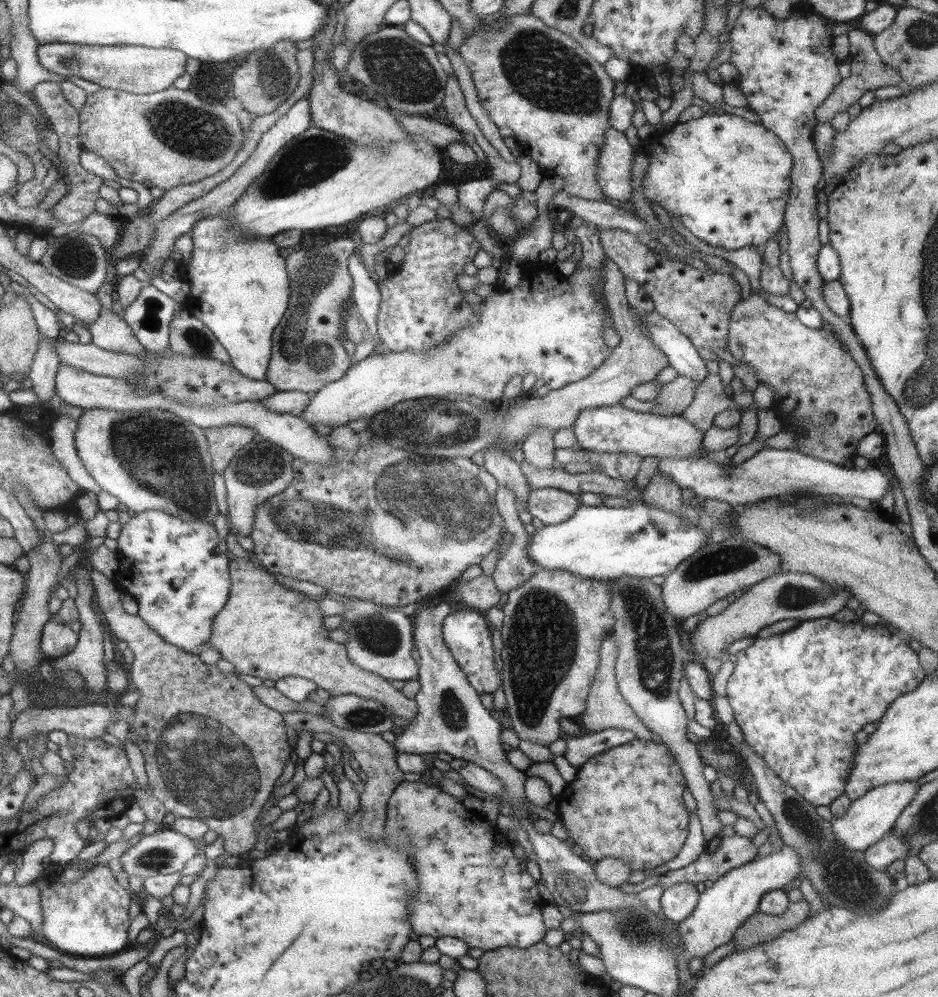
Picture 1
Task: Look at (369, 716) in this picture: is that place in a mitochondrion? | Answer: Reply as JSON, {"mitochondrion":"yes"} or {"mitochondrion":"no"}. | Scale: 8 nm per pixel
{"mitochondrion":"yes"}

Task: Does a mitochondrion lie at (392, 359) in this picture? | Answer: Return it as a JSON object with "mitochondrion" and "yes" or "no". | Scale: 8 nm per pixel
{"mitochondrion":"no"}

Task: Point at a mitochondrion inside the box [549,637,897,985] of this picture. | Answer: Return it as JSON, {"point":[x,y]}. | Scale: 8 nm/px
{"point":[844,878]}

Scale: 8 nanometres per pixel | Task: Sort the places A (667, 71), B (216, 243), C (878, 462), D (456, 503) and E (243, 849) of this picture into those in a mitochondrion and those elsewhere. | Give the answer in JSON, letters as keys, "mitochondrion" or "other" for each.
{"A":"other","B":"other","C":"other","D":"mitochondrion","E":"other"}

